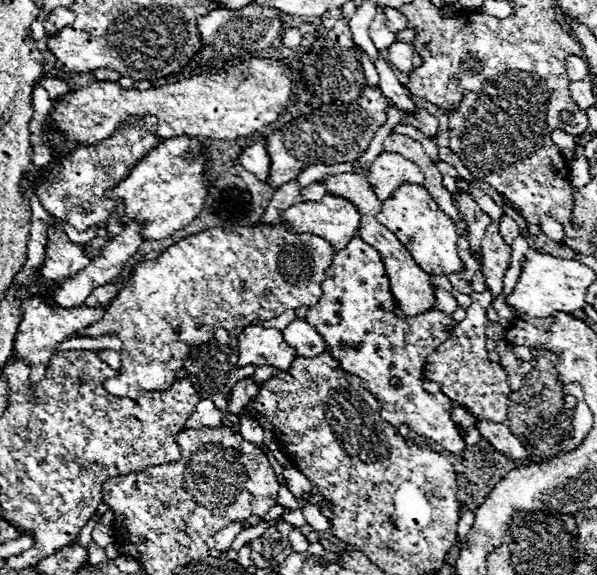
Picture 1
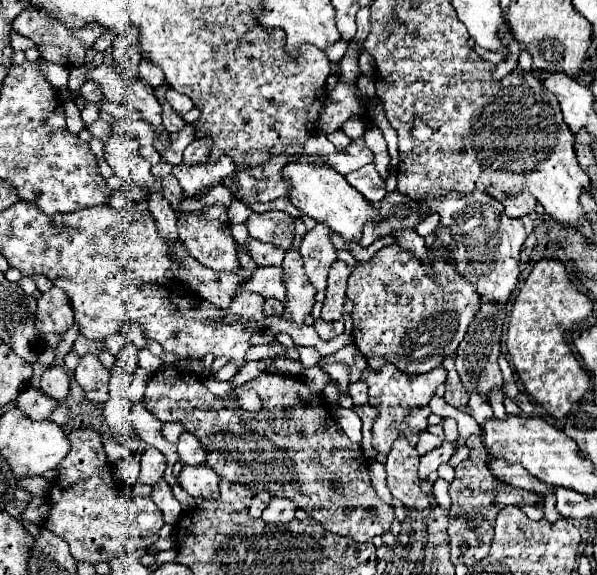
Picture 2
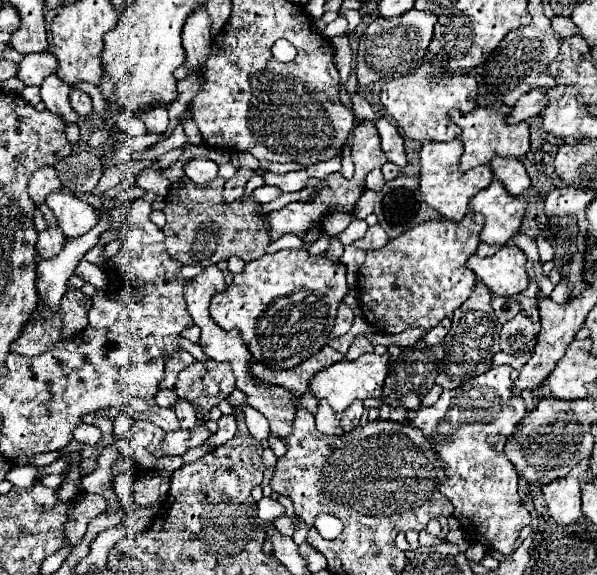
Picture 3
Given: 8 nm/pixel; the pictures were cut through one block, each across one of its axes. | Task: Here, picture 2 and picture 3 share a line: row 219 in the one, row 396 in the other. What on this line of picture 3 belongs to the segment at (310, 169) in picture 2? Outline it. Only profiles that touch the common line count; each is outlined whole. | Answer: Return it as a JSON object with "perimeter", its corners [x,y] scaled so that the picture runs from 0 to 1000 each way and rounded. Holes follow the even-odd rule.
{"perimeter":[[[610,616],[600,626],[573,626],[563,630],[549,640],[543,640],[539,647],[533,647],[519,668],[516,668],[516,682],[523,682],[523,689],[536,699],[536,696],[549,696],[549,703],[559,710],[559,717],[576,717],[593,696],[613,696],[613,692],[633,692],[640,685],[640,668],[643,657],[650,650],[650,616],[643,619],[630,619],[630,616]]]}

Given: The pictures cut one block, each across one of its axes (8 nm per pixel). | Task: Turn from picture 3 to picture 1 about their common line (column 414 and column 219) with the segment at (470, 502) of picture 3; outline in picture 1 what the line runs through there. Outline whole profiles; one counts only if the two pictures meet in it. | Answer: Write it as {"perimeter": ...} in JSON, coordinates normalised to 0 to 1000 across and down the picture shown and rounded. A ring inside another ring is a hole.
{"perimeter":[[[348,692],[345,696],[335,696],[328,703],[325,720],[312,730],[312,744],[338,744],[338,741],[348,741],[348,744],[362,744],[362,741],[369,744],[369,741],[375,741],[372,717]]]}

